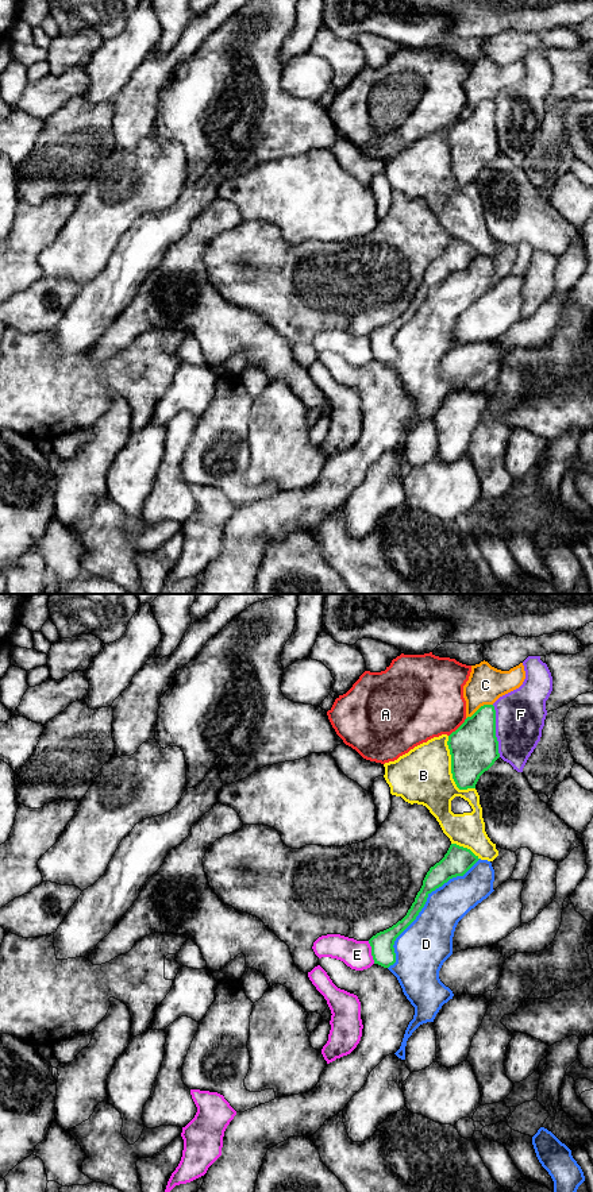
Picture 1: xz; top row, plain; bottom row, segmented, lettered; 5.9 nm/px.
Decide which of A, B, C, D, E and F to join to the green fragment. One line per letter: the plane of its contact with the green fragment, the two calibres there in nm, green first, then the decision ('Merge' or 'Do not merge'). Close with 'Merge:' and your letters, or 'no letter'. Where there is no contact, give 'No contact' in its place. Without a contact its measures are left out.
A: Touches green in xz. Thickness 280 nm (green) against 440 nm. Do not merge
B: Touches green in xz. Thickness 280 nm (green) against 340 nm. Do not merge
C: Touches green in xz. Thickness 280 nm (green) against 220 nm. Do not merge
D: Touches green in xz. Thickness 120 nm (green) against 300 nm. Do not merge
E: Touches green in xz. Thickness 140 nm (green) against 170 nm. Do not merge
F: Touches green in xz. Thickness 280 nm (green) against 300 nm. Do not merge
Merge: no letter

